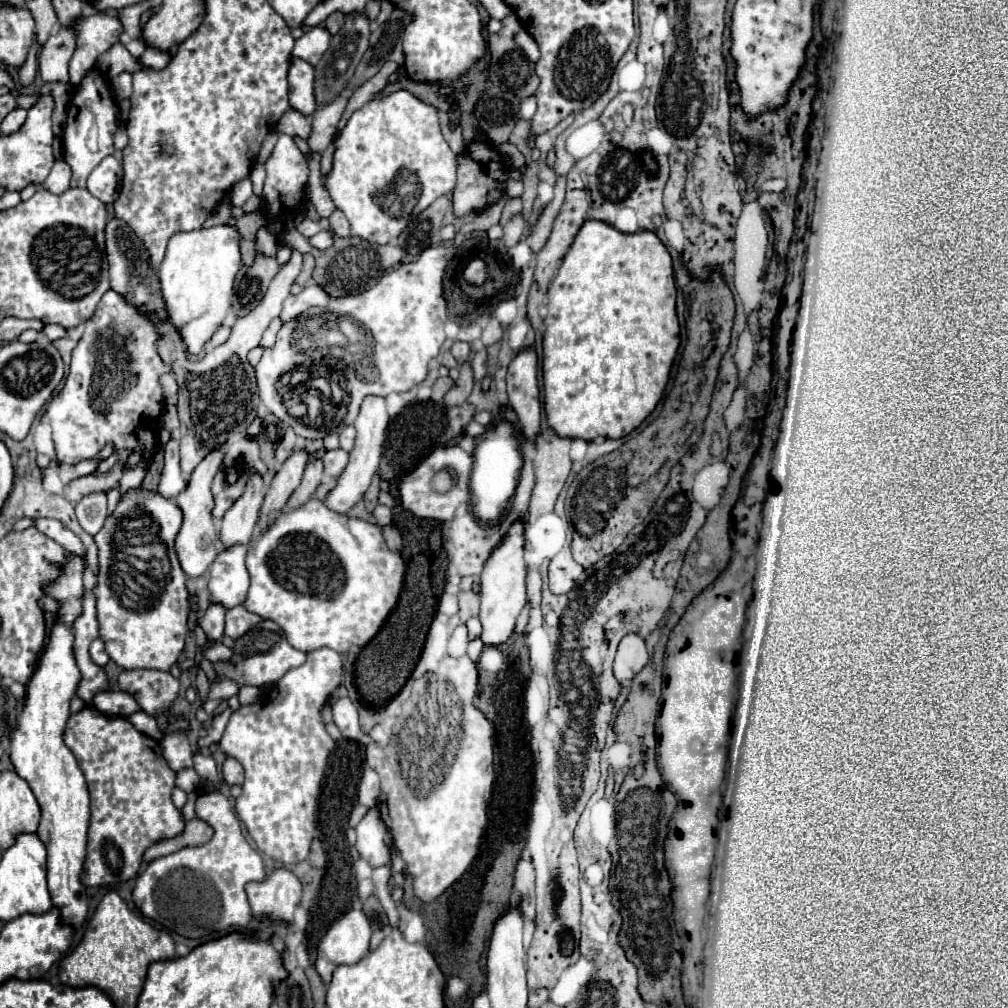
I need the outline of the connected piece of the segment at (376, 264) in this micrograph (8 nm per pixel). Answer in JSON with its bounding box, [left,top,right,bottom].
[308,237,404,297]

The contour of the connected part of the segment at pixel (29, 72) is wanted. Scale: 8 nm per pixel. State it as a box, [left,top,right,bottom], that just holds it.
[18,35,39,85]

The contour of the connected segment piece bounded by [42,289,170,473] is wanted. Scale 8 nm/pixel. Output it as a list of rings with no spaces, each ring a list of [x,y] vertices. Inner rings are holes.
[[[106,291],[100,299],[94,315],[86,321],[86,329],[82,339],[78,341],[76,349],[72,351],[70,373],[62,391],[50,401],[46,415],[42,417],[44,423],[52,427],[52,437],[56,445],[56,455],[62,463],[78,463],[82,459],[94,457],[106,443],[114,443],[116,453],[100,463],[96,473],[104,473],[112,467],[114,461],[124,459],[128,467],[140,461],[142,449],[148,447],[154,451],[154,415],[162,409],[162,389],[158,385],[158,375],[170,373],[170,367],[164,365],[156,351],[156,331],[154,323],[144,319],[132,305],[128,305],[122,295],[116,291]]]

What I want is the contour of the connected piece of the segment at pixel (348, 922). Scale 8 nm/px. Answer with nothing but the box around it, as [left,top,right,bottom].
[316,911,372,983]

